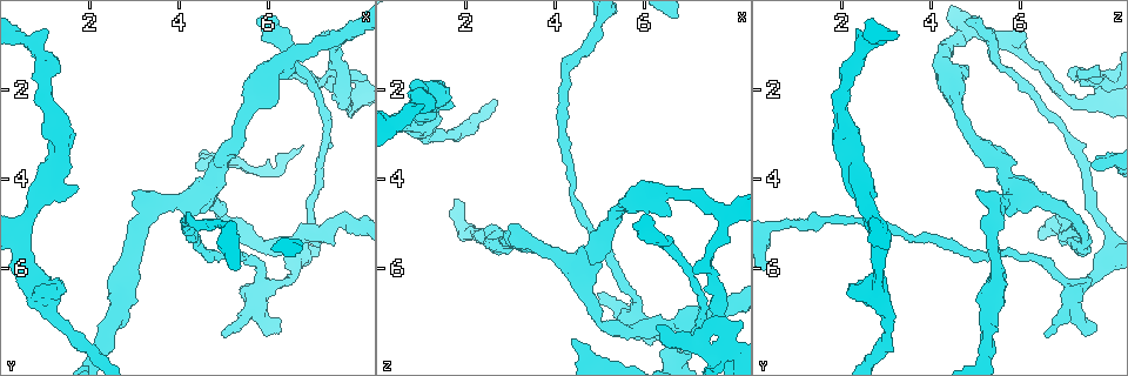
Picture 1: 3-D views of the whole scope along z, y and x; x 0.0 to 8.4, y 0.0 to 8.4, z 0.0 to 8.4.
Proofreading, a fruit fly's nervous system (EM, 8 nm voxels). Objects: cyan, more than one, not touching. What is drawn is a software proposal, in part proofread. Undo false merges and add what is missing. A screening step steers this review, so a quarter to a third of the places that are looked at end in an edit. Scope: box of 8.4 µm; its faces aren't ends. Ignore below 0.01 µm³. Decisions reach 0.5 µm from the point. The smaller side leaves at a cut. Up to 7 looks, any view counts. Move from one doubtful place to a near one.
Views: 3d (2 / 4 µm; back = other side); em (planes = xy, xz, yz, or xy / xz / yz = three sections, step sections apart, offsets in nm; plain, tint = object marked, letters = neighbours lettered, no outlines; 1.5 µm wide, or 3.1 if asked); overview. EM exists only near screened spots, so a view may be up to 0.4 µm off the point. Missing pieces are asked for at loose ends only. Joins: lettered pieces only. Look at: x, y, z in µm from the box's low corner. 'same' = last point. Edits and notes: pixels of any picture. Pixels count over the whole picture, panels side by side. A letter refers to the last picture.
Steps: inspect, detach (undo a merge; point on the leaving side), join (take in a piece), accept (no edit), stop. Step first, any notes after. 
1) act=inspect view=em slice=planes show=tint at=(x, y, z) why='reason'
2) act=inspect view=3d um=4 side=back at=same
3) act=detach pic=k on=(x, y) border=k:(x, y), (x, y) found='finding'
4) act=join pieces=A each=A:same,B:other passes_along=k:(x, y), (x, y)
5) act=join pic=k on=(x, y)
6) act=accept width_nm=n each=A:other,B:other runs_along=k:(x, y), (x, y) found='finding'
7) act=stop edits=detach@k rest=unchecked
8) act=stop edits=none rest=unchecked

act=inspect view=3d um=2 side=back at=(7.75, 0.70, 4.85) why='abrupt turn'

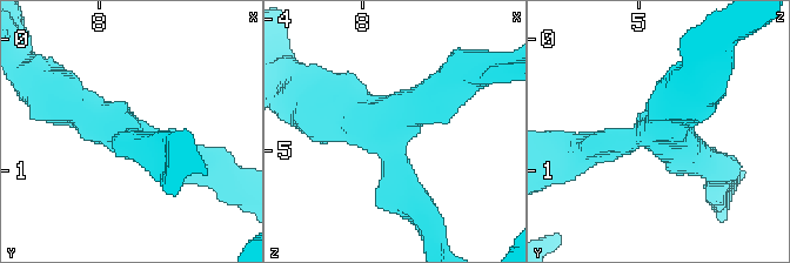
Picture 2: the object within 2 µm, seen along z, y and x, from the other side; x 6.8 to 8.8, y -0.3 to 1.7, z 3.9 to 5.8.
act=inspect view=em slice=xz step=4 show=letters at=(7.76, 0.76, 4.80) why='now the EM'

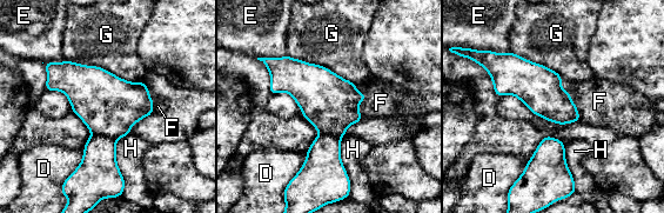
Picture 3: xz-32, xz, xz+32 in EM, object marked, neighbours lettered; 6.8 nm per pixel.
act=detach pic=3 on=(98, 171) width_nm=280 each=D:other,E:other,F:other,G:other,H:other border=3:(92, 134), (109, 137), (115, 140) found='two cells meet here'

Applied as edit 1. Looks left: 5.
act=inspect view=overview

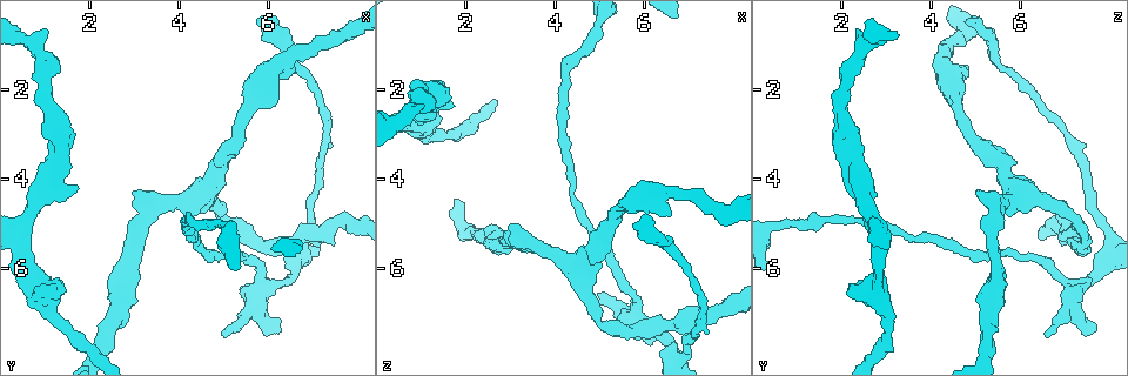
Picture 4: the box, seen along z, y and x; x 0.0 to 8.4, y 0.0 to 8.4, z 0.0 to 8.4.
act=inspect view=3d um=2 at=(4.95, 7.40, 6.60) why='branch stops here'

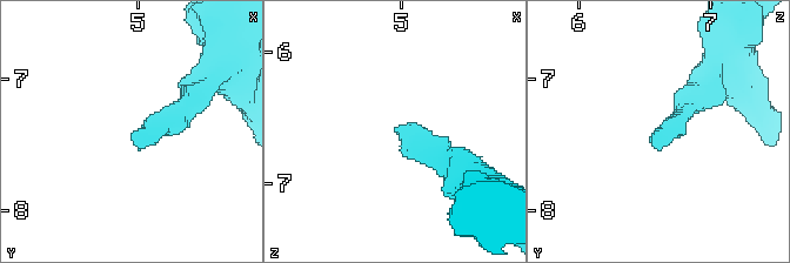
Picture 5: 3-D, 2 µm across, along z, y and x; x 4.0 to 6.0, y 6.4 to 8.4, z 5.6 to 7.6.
act=inspect view=em slice=planes show=letters at=(4.96, 7.44, 6.60) why='need the tissue'

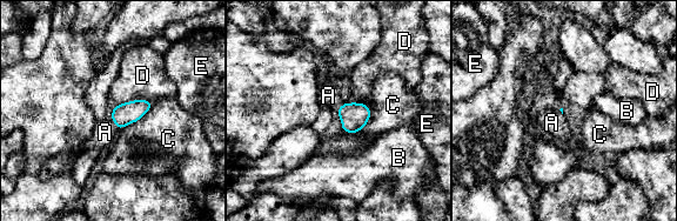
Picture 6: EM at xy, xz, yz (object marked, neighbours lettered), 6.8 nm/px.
act=join pieces=A each=A:same,B:other,C:other,D:other,E:other passes_along=6:(131, 112), (114, 122), (105, 132) found='the cell continues'

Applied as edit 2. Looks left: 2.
act=stop edits=detach@3,join@6 rest=unchecked

